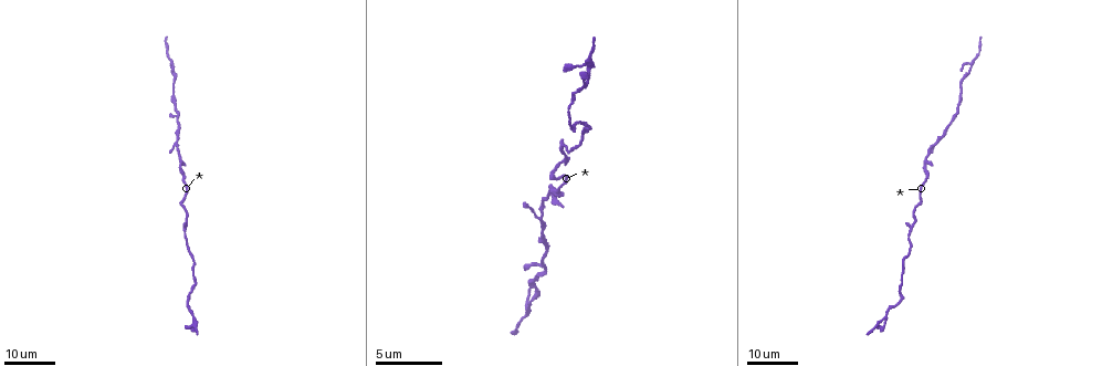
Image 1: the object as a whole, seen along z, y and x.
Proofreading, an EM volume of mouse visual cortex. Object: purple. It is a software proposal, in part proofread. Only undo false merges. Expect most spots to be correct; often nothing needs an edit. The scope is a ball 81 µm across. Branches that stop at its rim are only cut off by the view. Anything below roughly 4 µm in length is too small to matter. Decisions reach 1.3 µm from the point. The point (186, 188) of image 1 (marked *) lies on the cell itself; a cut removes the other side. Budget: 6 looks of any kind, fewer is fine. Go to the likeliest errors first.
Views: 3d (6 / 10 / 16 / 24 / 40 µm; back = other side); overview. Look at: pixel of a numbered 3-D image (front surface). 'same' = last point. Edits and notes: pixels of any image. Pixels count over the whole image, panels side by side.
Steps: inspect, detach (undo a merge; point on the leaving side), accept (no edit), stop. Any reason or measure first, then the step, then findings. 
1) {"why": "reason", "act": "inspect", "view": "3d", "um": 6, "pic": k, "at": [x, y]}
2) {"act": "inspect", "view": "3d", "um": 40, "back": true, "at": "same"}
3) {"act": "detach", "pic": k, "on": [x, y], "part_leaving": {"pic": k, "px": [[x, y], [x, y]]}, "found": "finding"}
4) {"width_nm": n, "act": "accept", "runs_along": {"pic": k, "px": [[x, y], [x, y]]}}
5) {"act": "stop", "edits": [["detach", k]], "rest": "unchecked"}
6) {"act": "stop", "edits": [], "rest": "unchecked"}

{"why": "arms run side by side", "act": "inspect", "view": "3d", "um": 16, "pic": 1, "at": [539, 221]}

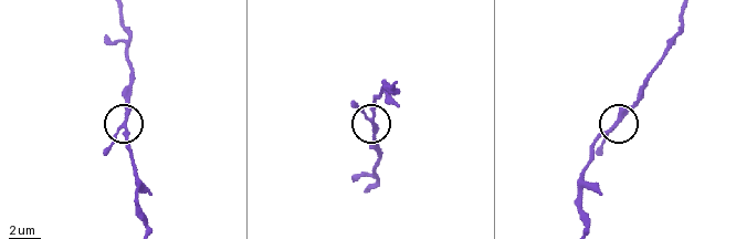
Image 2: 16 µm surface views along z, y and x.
{"why": "zoom in", "act": "inspect", "view": "3d", "um": 10, "pic": 2, "at": [617, 121]}

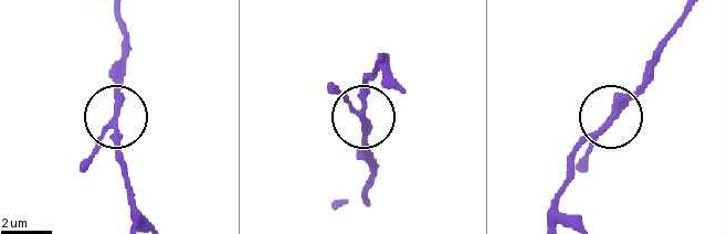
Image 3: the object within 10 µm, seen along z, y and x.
{"arms": 3, "act": "accept", "runs_along": {"pic": 3, "px": [[383, 62], [365, 87], [365, 161]]}, "found": "continuous, no second cell"}

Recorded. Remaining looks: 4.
{"why": "sudden change in width", "act": "inspect", "view": "3d", "um": 16, "pic": 1, "at": [186, 299]}

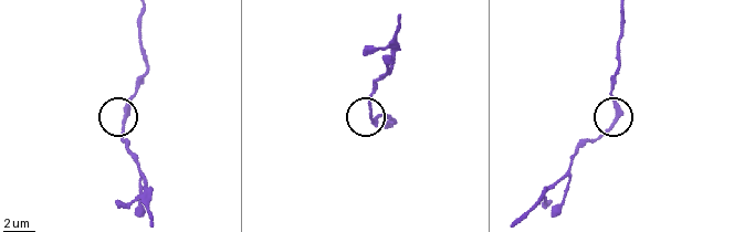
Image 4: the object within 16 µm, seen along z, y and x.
{"why": "zoom in", "act": "inspect", "view": "3d", "um": 10, "pic": 4, "at": [123, 121]}

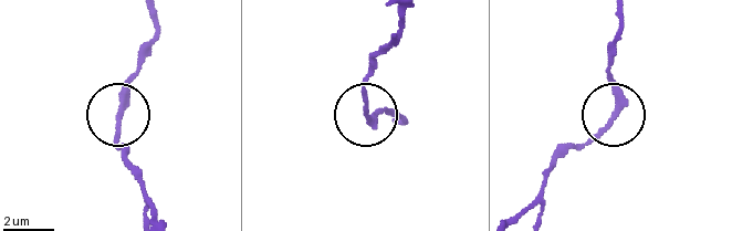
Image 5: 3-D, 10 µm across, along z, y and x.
{"act": "accept", "runs_along": {"pic": 5, "px": [[148, 12], [155, 31], [117, 121], [123, 163]]}, "found": "one cell here"}

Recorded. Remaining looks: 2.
{"why": "sudden change in width", "act": "inspect", "view": "3d", "um": 16, "pic": 1, "at": [960, 80]}

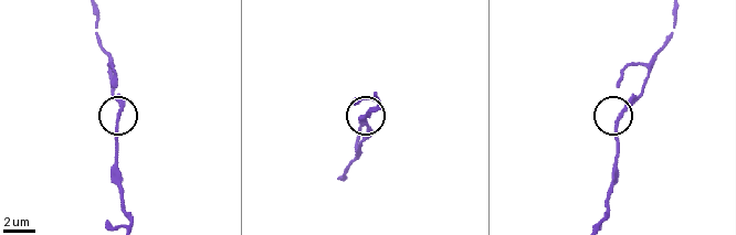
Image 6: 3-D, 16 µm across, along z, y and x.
{"why": "closer look", "act": "inspect", "view": "3d", "um": 10, "pic": 6, "at": [617, 120]}

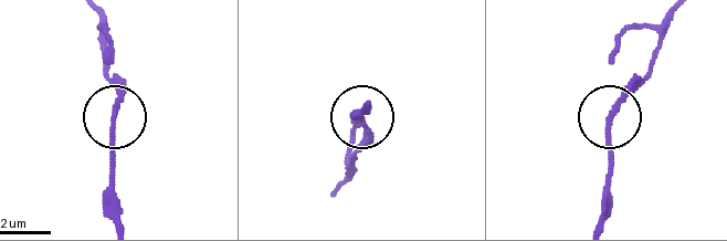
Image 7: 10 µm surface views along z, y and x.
{"act": "accept", "found": "all the same cell"}

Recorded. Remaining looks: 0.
{"act": "stop", "edits": [], "rest": "unchecked"}

